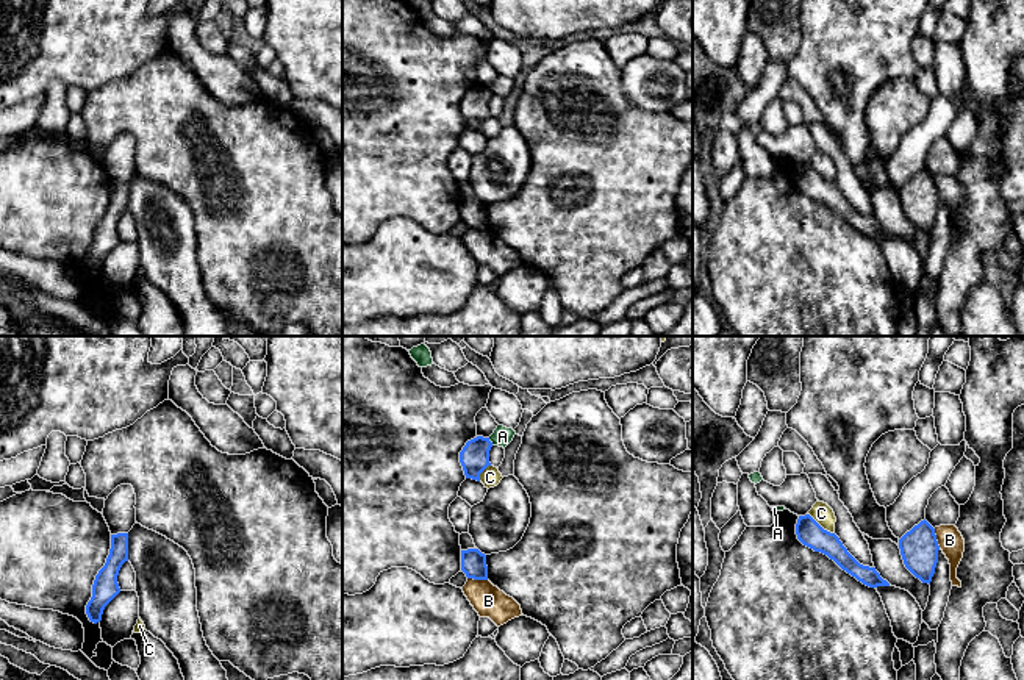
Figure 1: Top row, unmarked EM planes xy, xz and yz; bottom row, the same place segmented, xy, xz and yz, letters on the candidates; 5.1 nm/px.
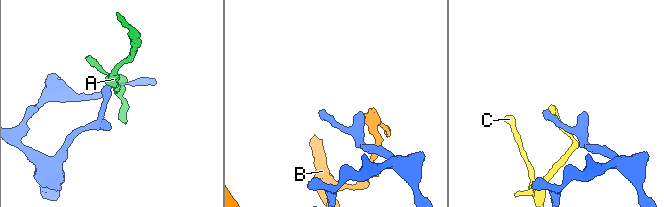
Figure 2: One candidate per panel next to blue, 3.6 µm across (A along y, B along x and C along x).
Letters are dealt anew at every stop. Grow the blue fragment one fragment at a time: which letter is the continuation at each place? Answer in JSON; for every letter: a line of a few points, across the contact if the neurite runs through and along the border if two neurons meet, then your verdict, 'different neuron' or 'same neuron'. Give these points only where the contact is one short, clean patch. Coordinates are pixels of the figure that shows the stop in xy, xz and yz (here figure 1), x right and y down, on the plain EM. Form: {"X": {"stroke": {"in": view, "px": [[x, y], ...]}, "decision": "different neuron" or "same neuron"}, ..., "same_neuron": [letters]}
{"A": {"stroke": {"in": "xz", "px": [[488, 88], [493, 94]]}, "decision": "different neuron"}, "B": {"stroke": {"in": "xz", "px": [[468, 227], [486, 230]]}, "decision": "different neuron"}, "C": {"stroke": {"in": "yz", "px": [[809, 163], [834, 183]]}, "decision": "different neuron"}, "same_neuron": []}

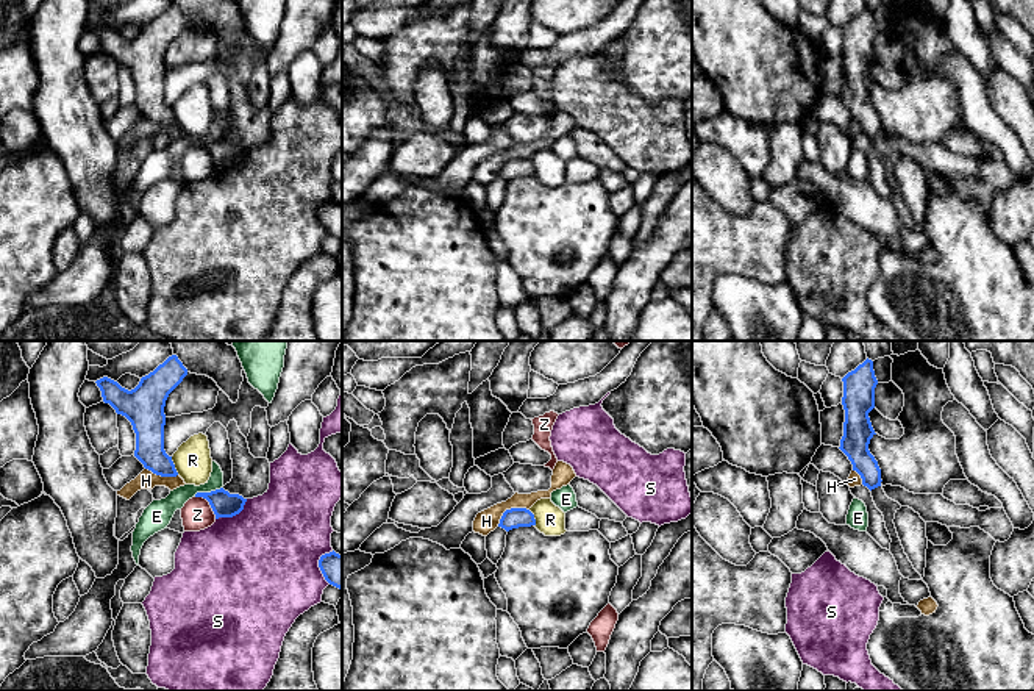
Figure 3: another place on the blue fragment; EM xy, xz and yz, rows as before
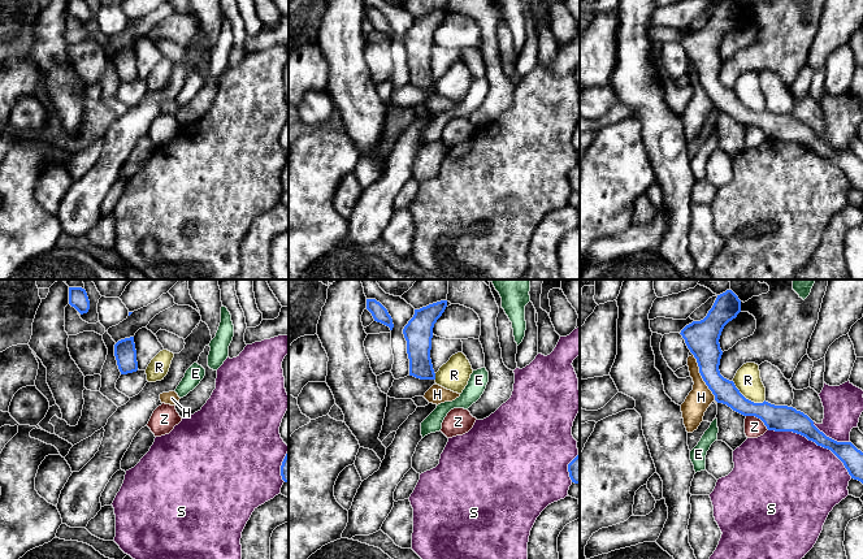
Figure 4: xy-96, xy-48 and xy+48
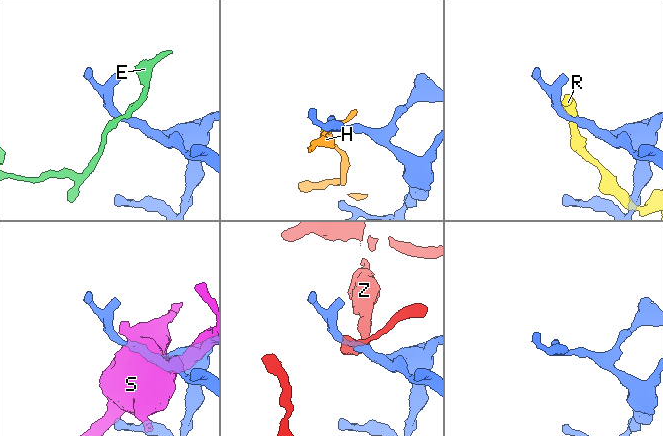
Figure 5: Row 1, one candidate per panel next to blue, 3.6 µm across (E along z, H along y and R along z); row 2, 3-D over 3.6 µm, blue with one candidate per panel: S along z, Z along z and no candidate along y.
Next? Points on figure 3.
{"E": {"stroke": {"in": "xy", "px": [[222, 136], [213, 141], [199, 141], [194, 146]]}, "decision": "different neuron"}, "H": {"decision": "different neuron"}, "R": {"stroke": {"in": "xy", "px": [[171, 107], [178, 124]]}, "decision": "different neuron"}, "S": {"decision": "different neuron"}, "Z": {"stroke": {"in": "xy", "px": [[196, 146], [202, 146], [208, 152], [216, 168]]}, "decision": "different neuron"}, "same_neuron": []}

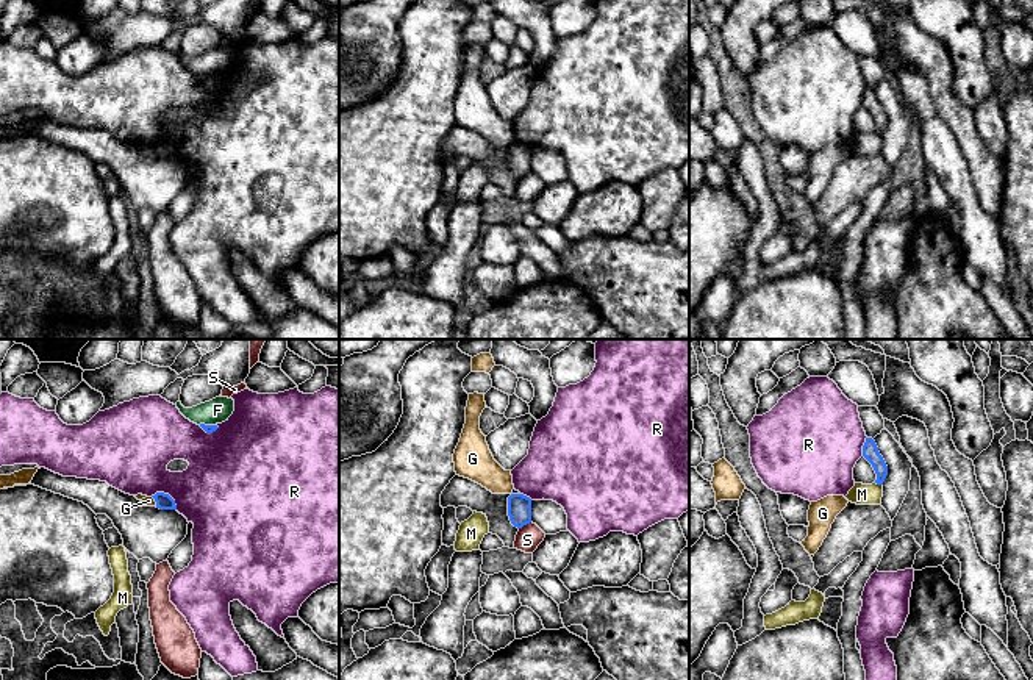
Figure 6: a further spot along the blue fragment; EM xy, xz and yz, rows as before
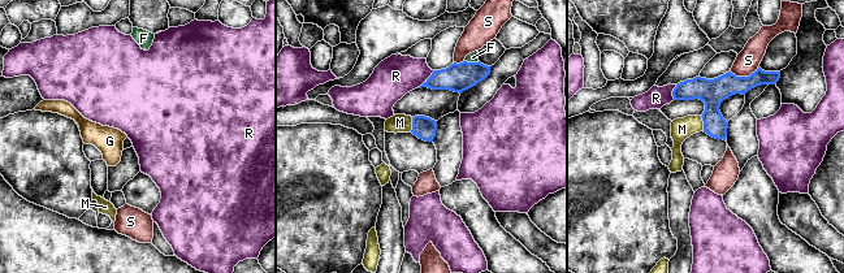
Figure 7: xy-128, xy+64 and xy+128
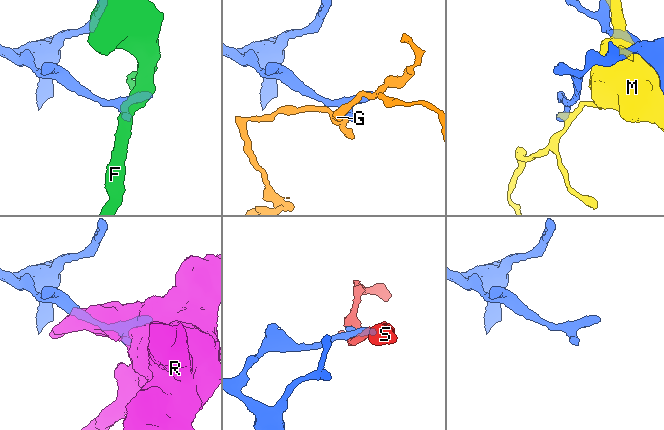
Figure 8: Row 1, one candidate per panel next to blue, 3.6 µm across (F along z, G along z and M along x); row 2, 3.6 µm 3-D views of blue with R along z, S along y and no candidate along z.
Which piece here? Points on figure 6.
{"F": {"stroke": {"in": "xy", "px": [[199, 74], [214, 75]]}, "decision": "different neuron"}, "G": {"stroke": {"in": "xy", "px": [[152, 146], [157, 155]]}, "decision": "different neuron"}, "M": {"decision": "different neuron"}, "R": {"decision": "different neuron"}, "S": {"decision": "different neuron"}, "same_neuron": []}

